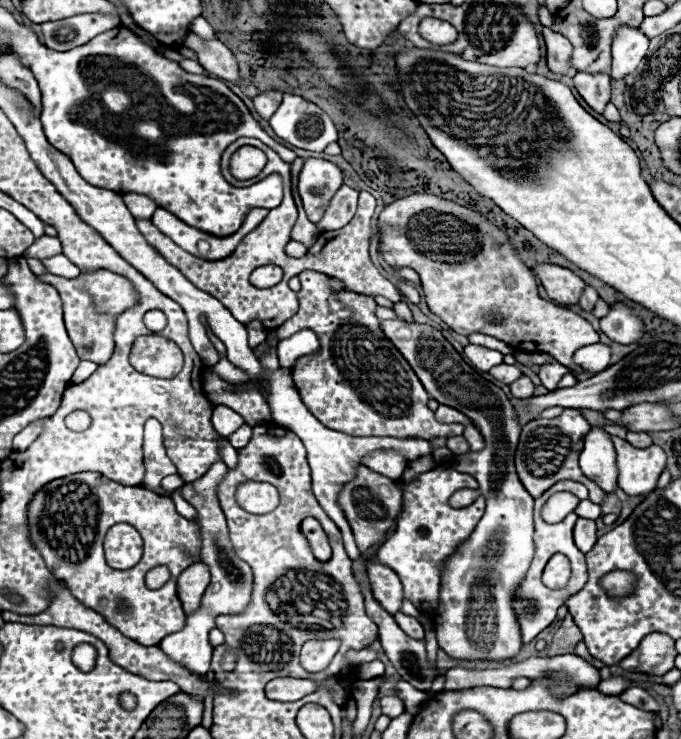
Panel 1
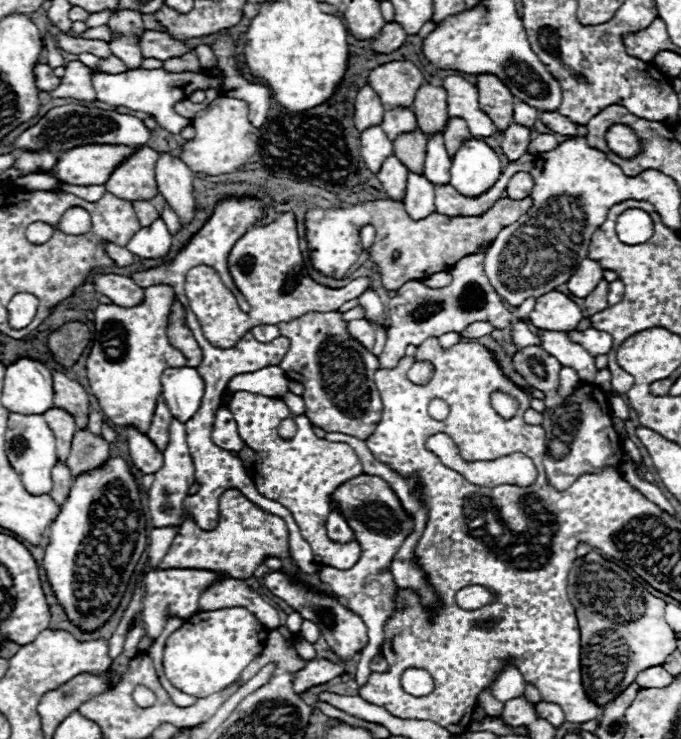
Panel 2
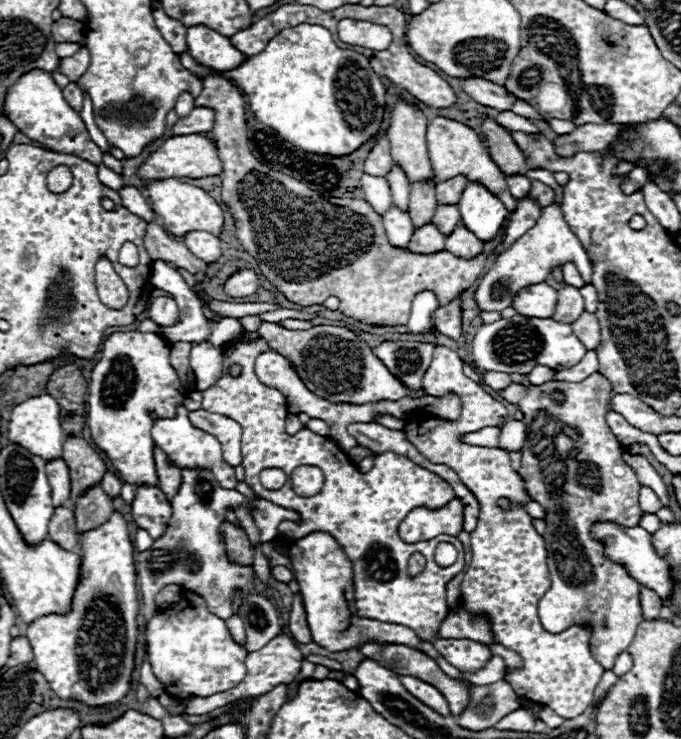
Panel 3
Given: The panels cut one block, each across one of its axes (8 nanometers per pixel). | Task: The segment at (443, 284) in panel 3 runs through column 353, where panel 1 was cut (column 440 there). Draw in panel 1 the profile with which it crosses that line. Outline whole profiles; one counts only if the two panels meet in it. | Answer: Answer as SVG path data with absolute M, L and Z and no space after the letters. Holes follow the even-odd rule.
M412 194L394 200L380 212L378 238L378 252L384 256L386 264L390 264L394 270L416 270L420 274L430 312L440 316L454 332L462 336L470 336L472 332L488 332L490 336L512 344L512 348L520 346L518 352L546 352L552 354L560 364L568 366L572 372L586 372L578 364L574 364L572 356L578 348L596 344L600 340L598 332L586 318L538 296L538 284L534 280L532 270L518 258L506 232L502 232L494 222L490 222L482 214L432 194ZM490 312L502 314L502 324L490 322Z

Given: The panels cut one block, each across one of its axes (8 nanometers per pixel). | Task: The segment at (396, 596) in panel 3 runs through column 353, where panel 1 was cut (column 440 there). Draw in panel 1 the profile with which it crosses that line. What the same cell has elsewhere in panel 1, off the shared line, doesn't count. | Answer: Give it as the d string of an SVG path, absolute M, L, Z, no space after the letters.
M452 461L438 464L436 468L417 476L404 492L404 512L397 522L396 532L380 546L378 560L380 564L394 568L404 584L404 596L414 602L420 610L438 608L440 592L440 568L444 558L448 558L462 540L466 540L476 528L478 520L484 514L484 498L478 496L474 504L466 508L452 508L450 496L456 490L470 488L478 490L474 476L454 470Z

